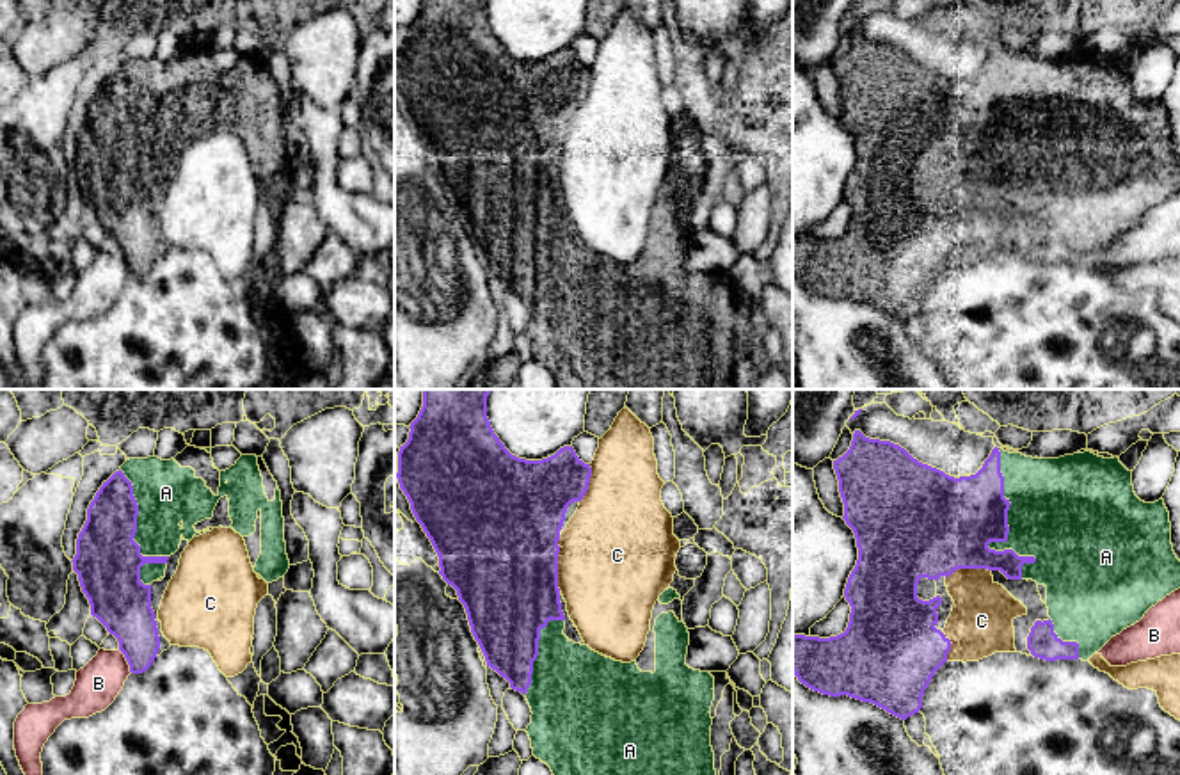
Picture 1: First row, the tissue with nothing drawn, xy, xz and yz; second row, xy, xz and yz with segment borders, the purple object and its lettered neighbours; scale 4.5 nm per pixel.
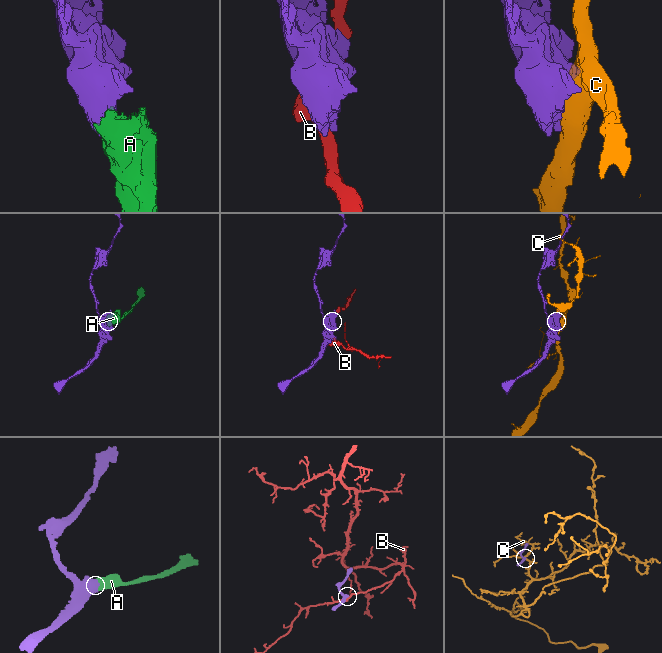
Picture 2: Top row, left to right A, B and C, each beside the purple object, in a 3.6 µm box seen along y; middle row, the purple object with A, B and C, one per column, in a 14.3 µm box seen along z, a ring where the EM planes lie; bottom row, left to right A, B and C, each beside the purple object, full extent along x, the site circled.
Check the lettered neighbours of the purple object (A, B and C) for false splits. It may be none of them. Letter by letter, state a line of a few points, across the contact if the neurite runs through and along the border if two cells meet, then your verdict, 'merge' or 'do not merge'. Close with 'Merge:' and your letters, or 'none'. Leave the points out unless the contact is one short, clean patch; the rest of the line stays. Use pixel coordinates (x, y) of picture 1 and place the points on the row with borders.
A: merge
B: do not merge
C: do not merge
Merge: A

